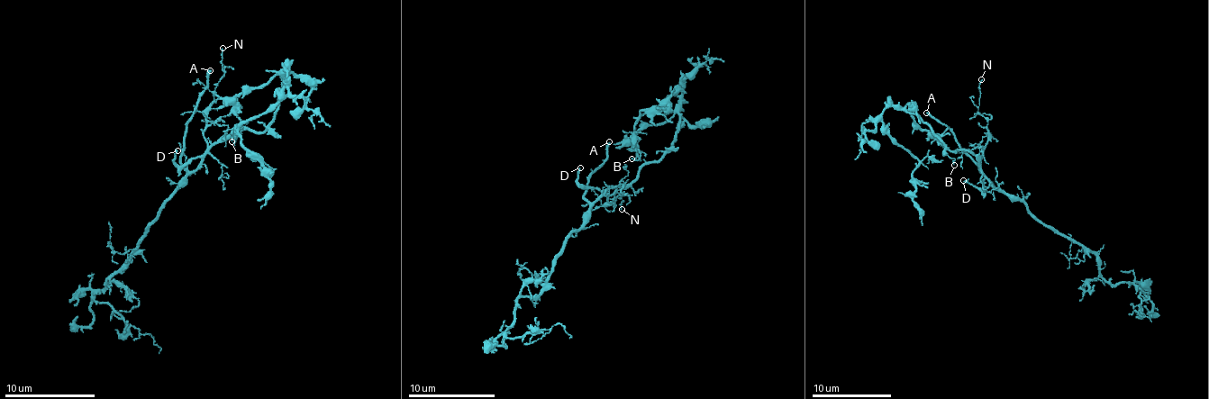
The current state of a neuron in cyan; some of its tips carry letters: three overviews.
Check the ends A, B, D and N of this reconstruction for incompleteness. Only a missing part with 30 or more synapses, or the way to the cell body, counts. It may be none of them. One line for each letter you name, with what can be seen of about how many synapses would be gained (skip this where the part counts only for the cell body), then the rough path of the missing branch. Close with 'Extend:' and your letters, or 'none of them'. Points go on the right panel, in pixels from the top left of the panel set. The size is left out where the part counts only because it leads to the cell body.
Extend: A

